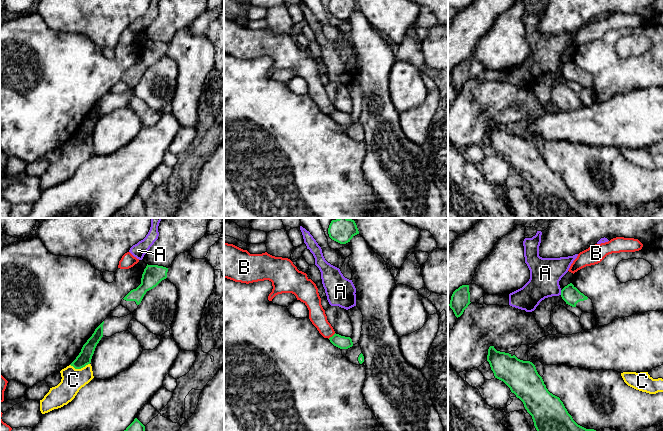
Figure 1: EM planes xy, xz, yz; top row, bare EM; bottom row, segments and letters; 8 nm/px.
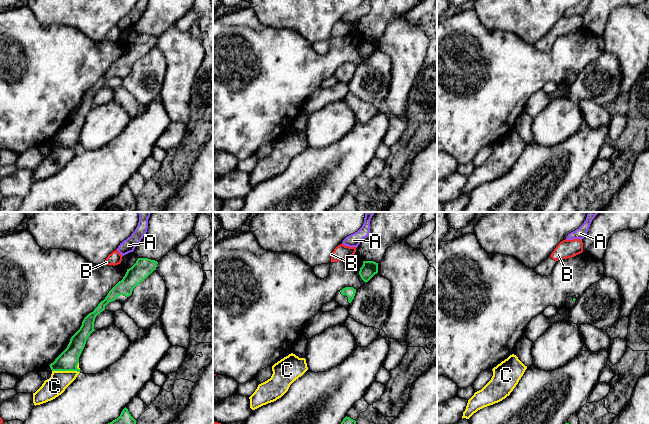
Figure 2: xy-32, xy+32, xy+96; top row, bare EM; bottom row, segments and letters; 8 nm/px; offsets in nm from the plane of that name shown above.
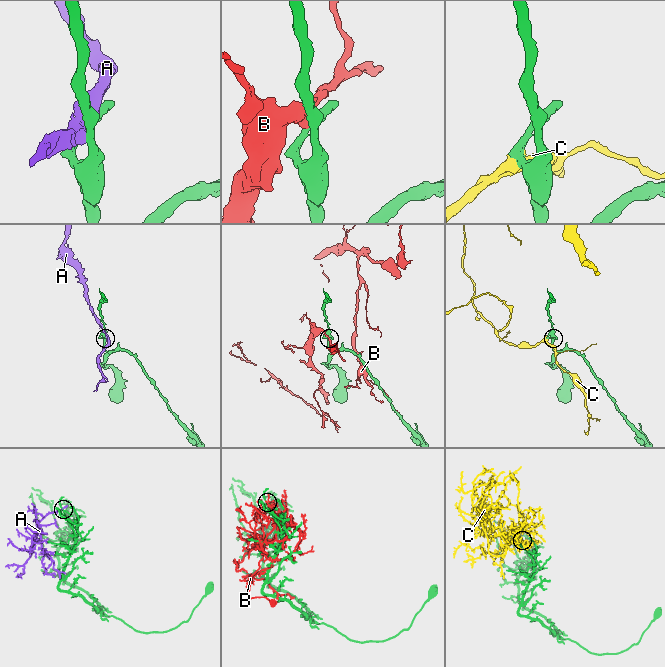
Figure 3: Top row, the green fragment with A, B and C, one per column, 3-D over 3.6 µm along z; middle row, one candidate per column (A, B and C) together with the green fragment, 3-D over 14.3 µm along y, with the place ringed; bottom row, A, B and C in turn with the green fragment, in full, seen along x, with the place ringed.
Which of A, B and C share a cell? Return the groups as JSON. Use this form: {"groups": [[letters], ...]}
{"groups": [["A"], ["B"], ["C"]]}

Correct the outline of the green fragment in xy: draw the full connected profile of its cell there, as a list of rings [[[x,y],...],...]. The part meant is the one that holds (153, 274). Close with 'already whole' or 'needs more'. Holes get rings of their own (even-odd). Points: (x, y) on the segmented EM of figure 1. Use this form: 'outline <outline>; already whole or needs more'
outline [[[147,264],[142,274],[141,284],[122,299],[121,305],[133,313],[138,308],[146,292],[167,278],[167,272],[168,268],[166,267]]]; needs more

